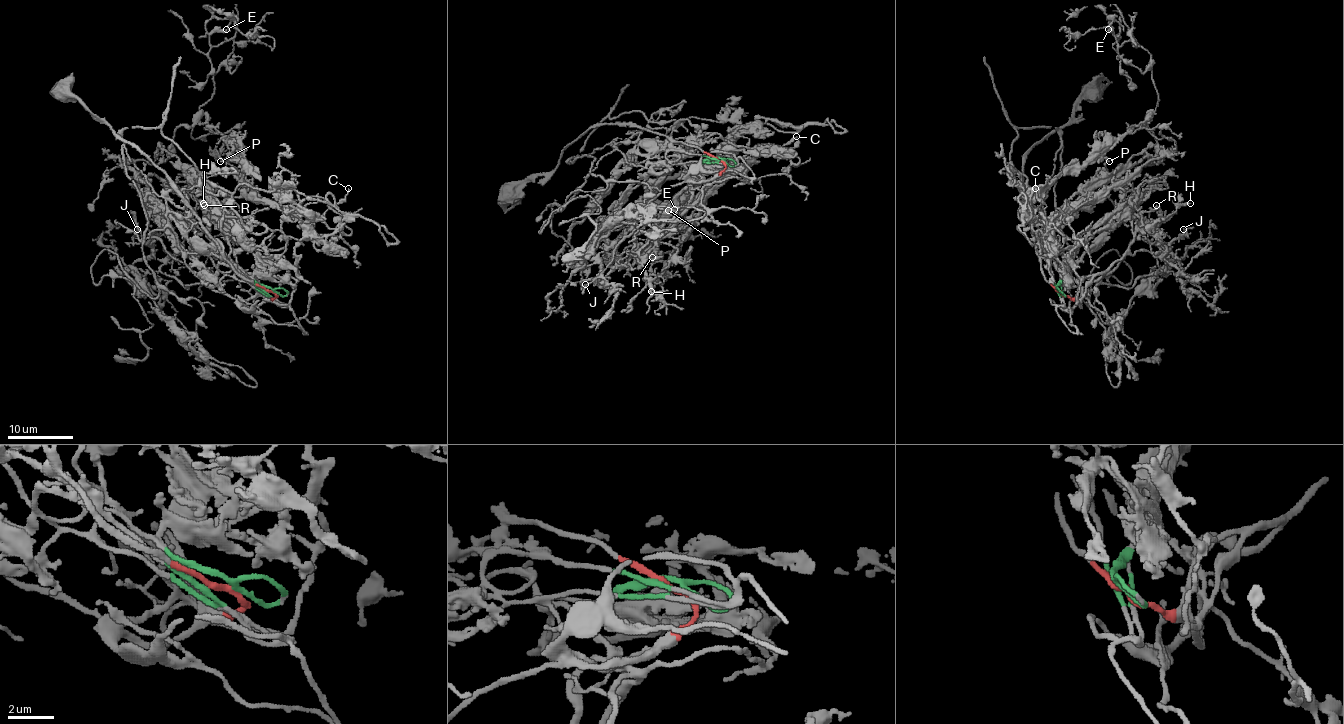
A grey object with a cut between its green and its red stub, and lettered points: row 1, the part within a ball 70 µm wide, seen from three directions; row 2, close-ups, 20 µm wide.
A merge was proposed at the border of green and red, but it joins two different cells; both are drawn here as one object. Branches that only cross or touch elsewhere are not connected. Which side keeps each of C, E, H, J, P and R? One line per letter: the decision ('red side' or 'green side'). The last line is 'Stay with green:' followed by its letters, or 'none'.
C: green side
E: green side
H: red side
J: red side
P: green side
R: red side
Stay with green: C, E, P

